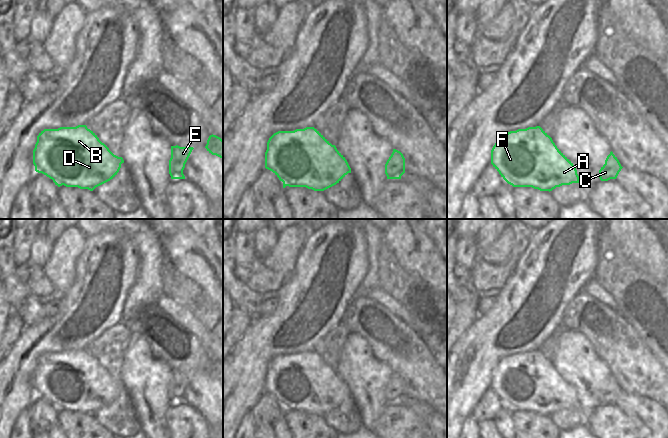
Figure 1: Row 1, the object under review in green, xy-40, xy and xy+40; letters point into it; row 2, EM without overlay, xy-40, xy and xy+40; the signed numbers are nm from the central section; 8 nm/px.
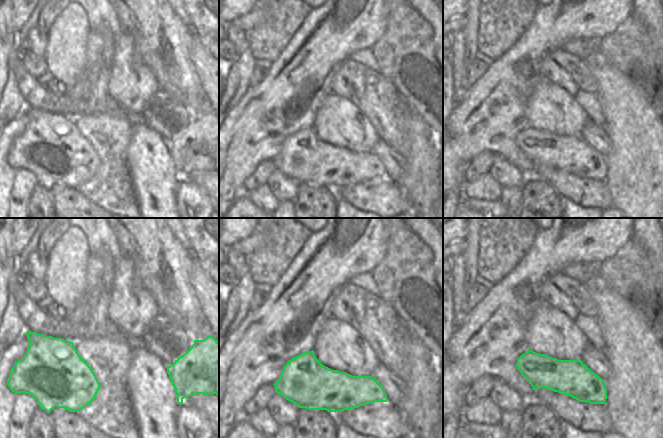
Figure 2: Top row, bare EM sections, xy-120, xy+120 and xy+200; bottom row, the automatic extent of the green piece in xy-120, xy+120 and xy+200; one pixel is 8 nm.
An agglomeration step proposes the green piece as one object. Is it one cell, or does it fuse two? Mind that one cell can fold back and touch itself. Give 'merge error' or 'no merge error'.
no merge error

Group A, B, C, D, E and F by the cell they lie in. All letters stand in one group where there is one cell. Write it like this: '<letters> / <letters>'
A B C D E F

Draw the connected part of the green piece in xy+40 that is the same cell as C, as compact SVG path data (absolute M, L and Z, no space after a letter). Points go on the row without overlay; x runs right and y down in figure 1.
M611 375L605 384L605 388L599 394L599 402L601 405L616 403L622 392L619 384Z

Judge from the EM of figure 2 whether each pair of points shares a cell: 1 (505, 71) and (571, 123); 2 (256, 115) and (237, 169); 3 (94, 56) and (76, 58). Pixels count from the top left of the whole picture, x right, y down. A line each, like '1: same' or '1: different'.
1: different
2: same
3: different

